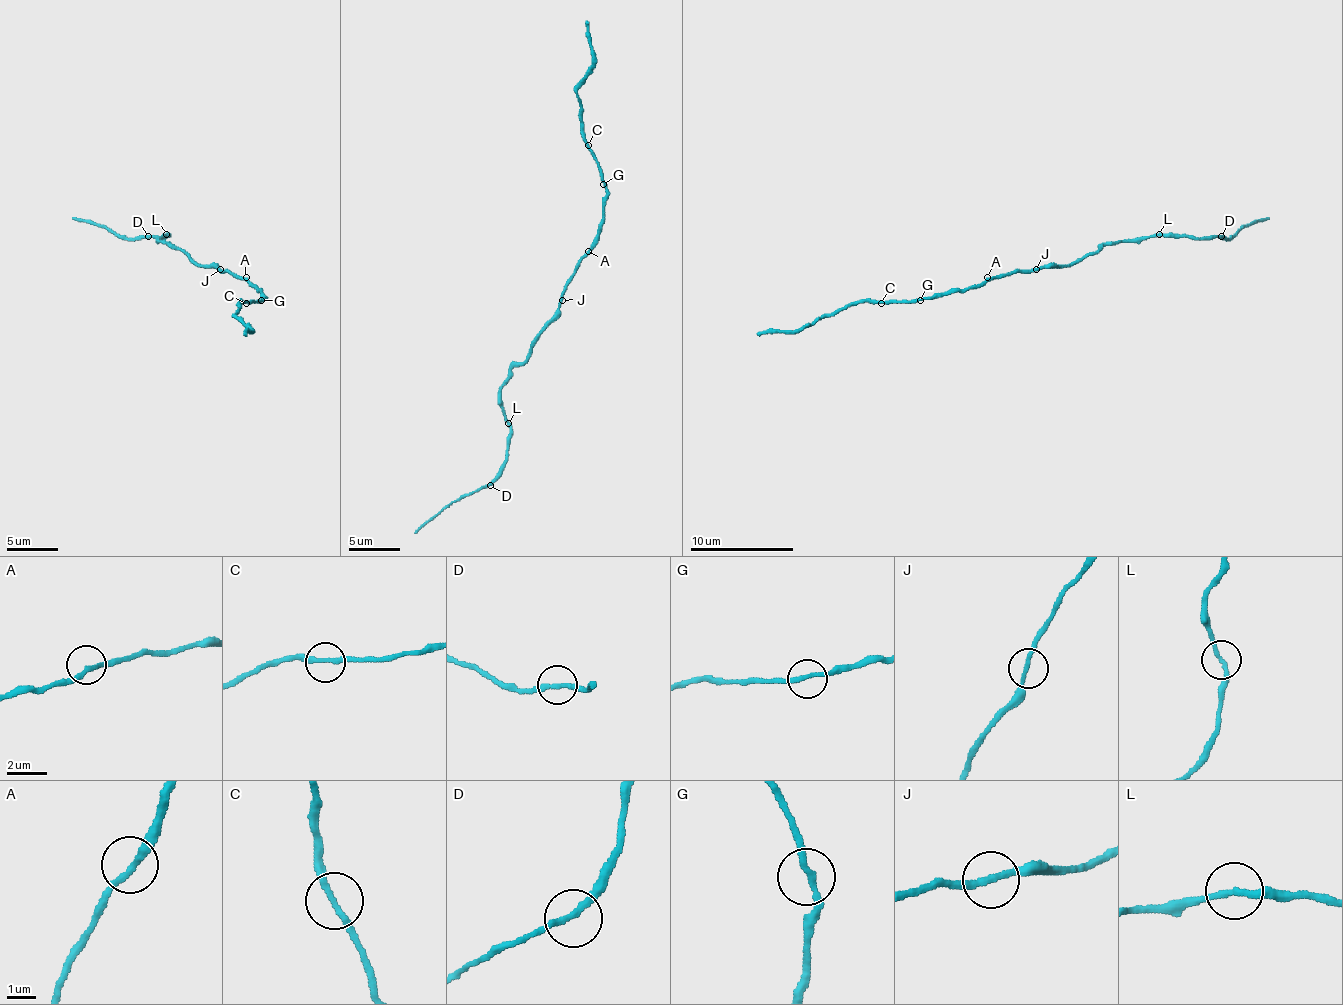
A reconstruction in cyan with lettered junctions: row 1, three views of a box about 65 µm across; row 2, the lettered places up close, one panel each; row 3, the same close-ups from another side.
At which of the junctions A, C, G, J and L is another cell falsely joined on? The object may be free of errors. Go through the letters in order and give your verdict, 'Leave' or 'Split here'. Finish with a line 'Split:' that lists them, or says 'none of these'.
A: Leave
C: Leave
G: Leave
J: Leave
L: Leave
Split: none of these

